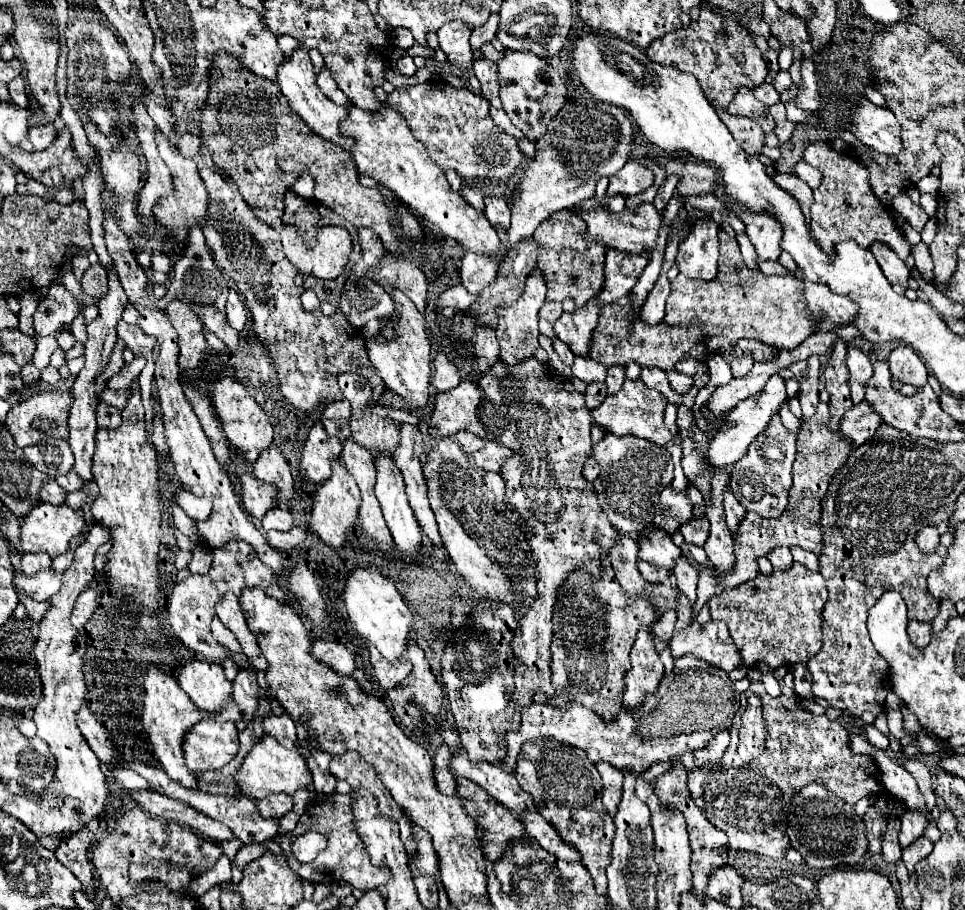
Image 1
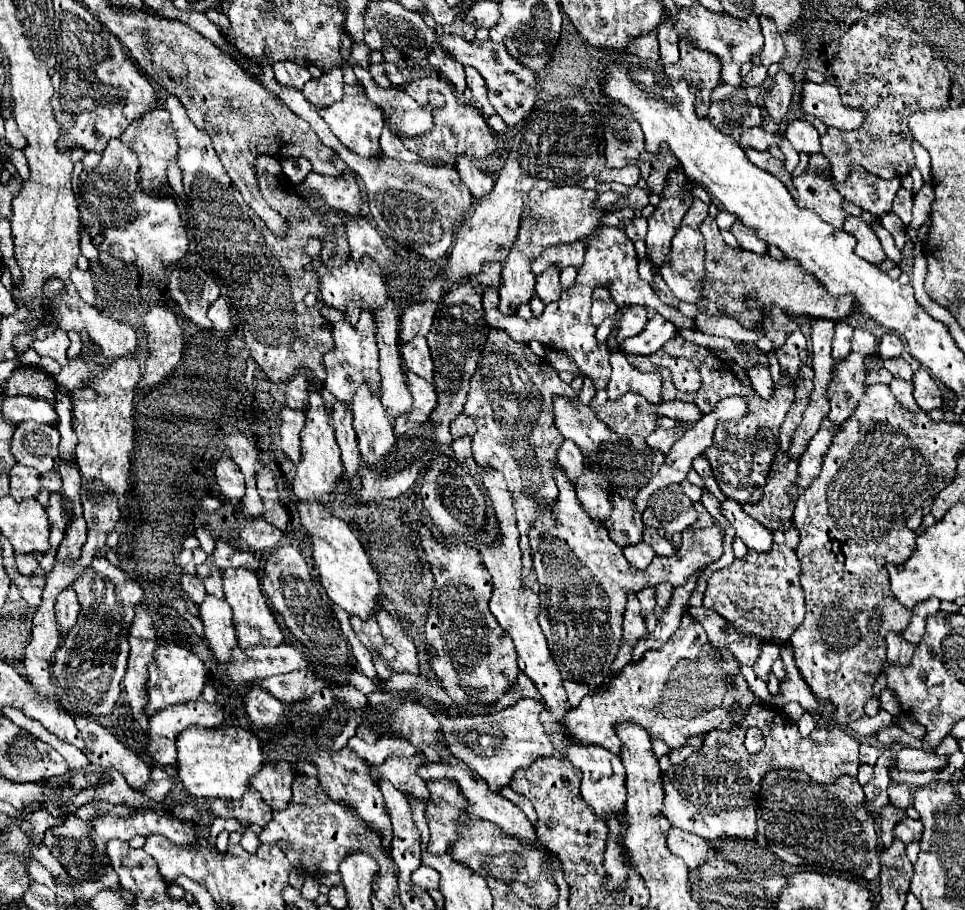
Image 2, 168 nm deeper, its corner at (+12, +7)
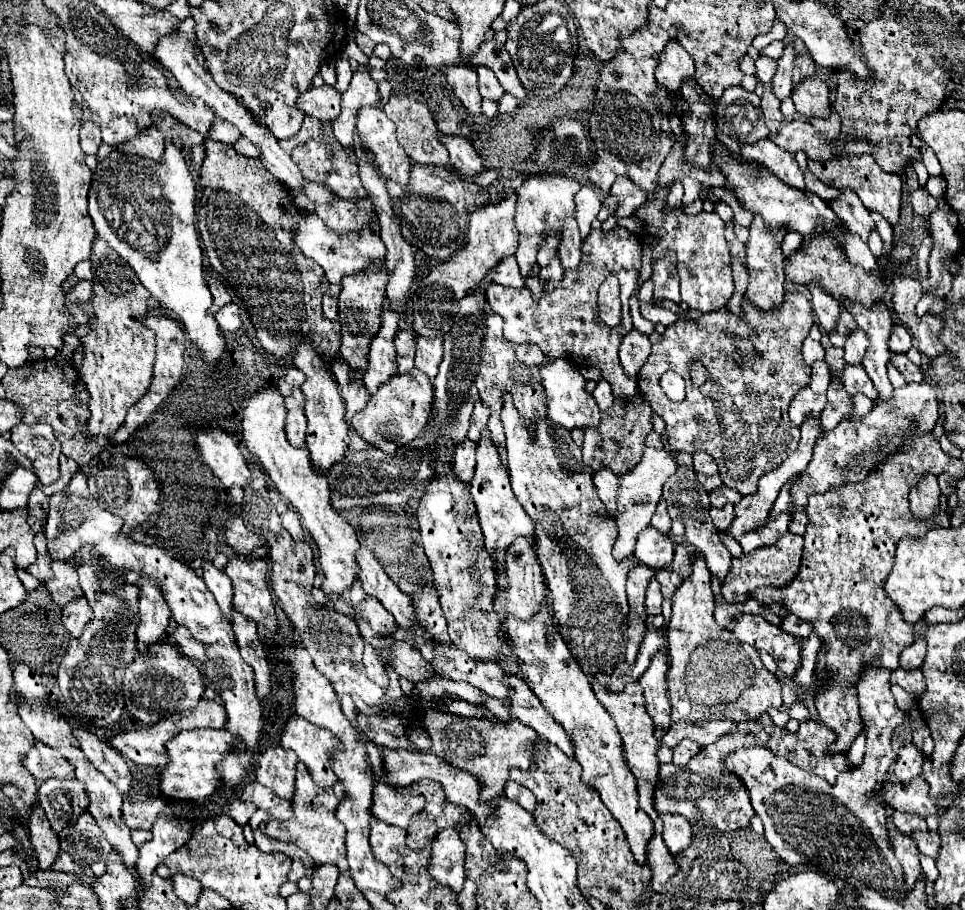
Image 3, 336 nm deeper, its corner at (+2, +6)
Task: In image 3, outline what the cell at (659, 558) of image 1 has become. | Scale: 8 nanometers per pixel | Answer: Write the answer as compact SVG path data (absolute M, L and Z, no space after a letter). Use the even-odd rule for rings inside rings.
M600 470L600 474L594 474L594 482L600 494L600 500L610 510L610 514L616 518L616 494L618 494L618 478L612 474L612 470Z

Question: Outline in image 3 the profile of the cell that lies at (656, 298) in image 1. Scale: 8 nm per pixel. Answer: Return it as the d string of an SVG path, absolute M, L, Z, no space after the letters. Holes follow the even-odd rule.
M632 328L620 344L620 364L624 366L626 374L638 374L638 370L644 366L652 350L650 336L640 332L638 328Z

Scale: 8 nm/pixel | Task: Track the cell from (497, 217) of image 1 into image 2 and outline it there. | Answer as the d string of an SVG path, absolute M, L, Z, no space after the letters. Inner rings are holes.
M458 157L454 169L460 173L460 179L468 185L472 197L476 199L486 197L486 193L490 193L490 189L494 187L494 181L484 171L480 171L468 157Z

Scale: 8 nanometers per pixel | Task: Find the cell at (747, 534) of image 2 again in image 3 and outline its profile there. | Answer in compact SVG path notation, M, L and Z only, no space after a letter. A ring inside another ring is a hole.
M720 486L714 492L710 492L710 504L712 506L720 506L720 504L738 504L740 502L740 494L736 494L736 490L728 490L728 486Z

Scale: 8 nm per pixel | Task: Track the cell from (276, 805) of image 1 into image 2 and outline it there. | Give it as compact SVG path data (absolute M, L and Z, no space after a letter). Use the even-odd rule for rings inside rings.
M280 759L274 761L274 765L264 765L252 779L250 785L262 795L262 799L274 809L286 809L292 791L292 779L296 773L296 765L292 761Z

